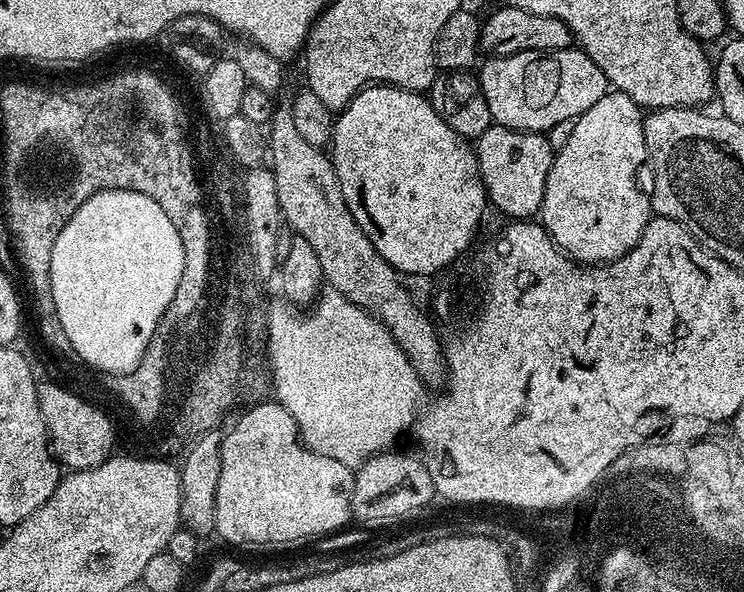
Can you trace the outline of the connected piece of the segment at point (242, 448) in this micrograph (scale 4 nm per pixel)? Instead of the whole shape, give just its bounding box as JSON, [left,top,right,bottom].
[215,408,353,544]

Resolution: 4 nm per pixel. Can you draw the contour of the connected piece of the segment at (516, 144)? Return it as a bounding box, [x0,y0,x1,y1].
[474,123,554,221]

